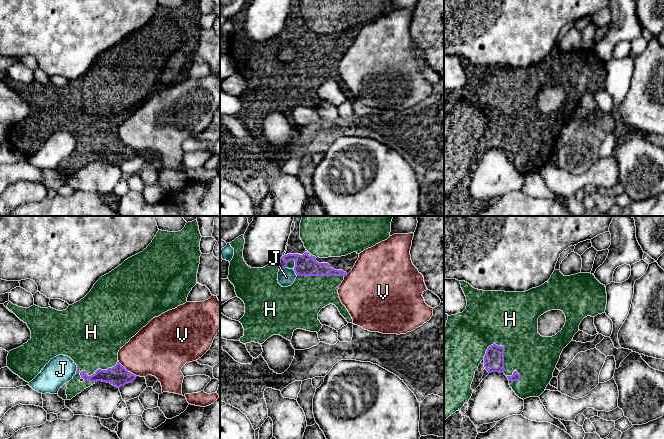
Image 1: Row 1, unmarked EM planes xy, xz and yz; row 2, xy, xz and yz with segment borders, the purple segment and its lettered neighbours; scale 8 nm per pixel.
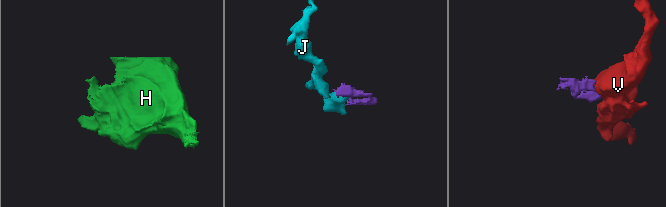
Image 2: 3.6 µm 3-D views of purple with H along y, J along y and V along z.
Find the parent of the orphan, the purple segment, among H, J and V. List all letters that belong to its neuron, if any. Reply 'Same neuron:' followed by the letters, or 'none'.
Same neuron: H

